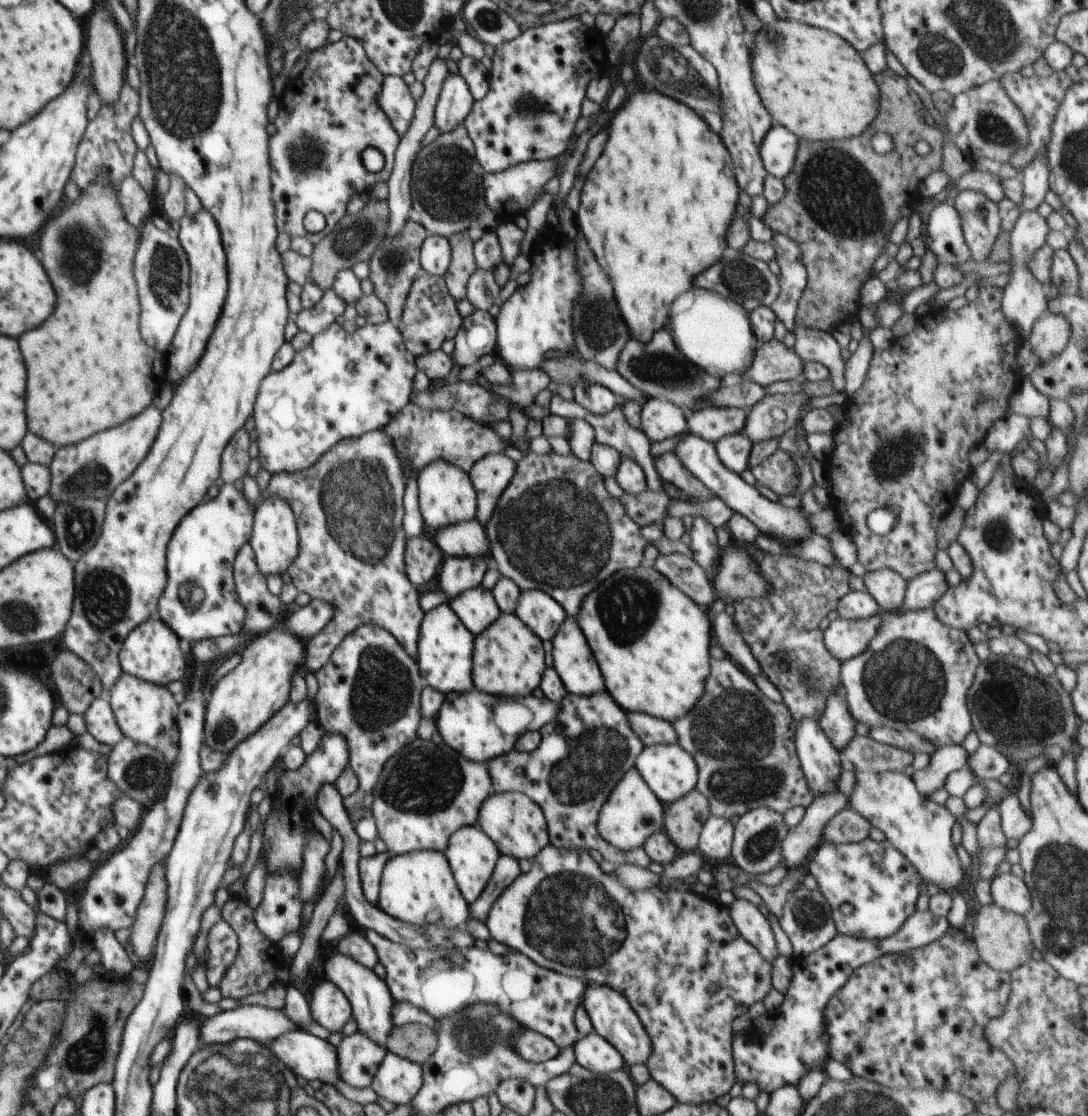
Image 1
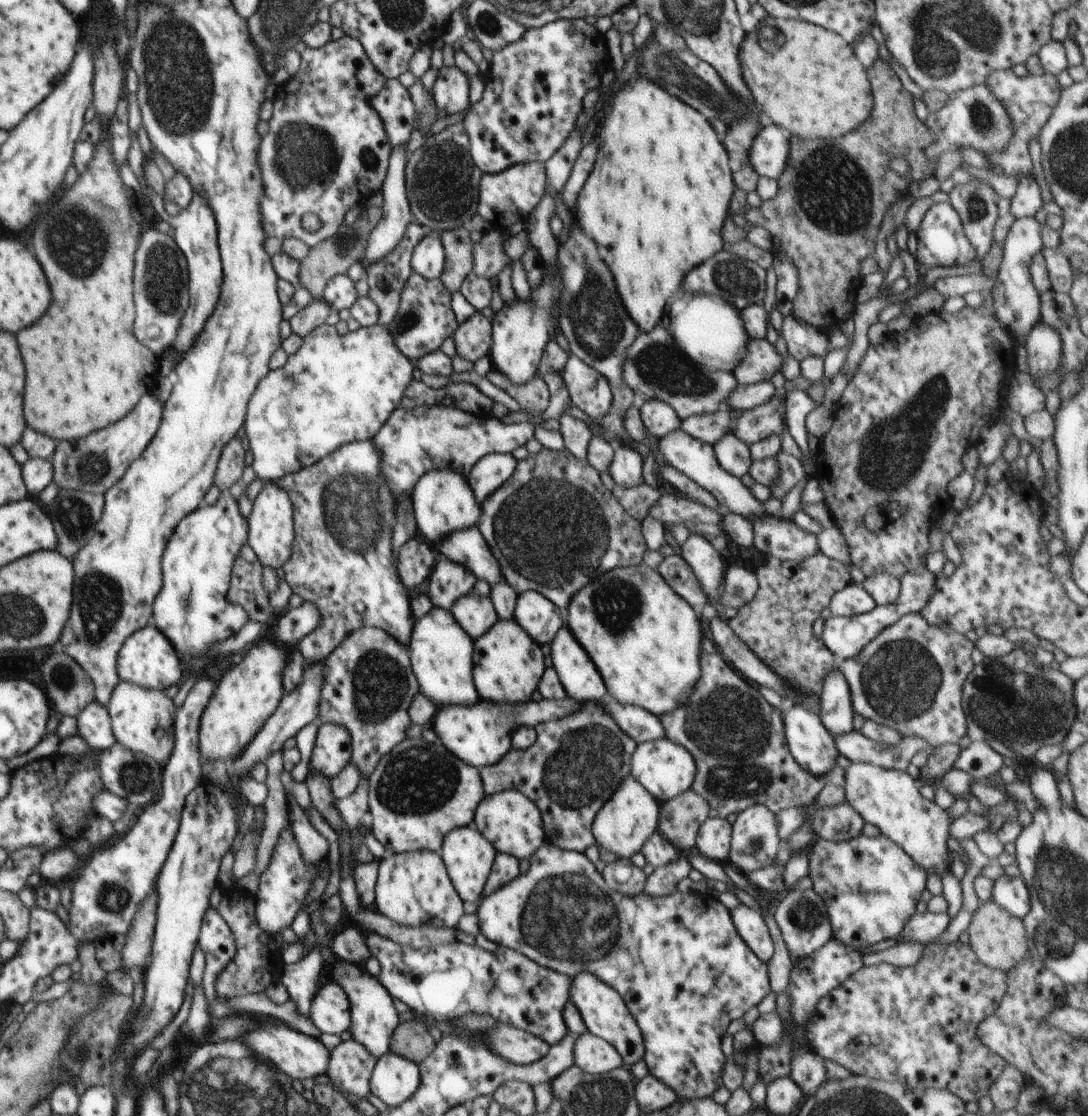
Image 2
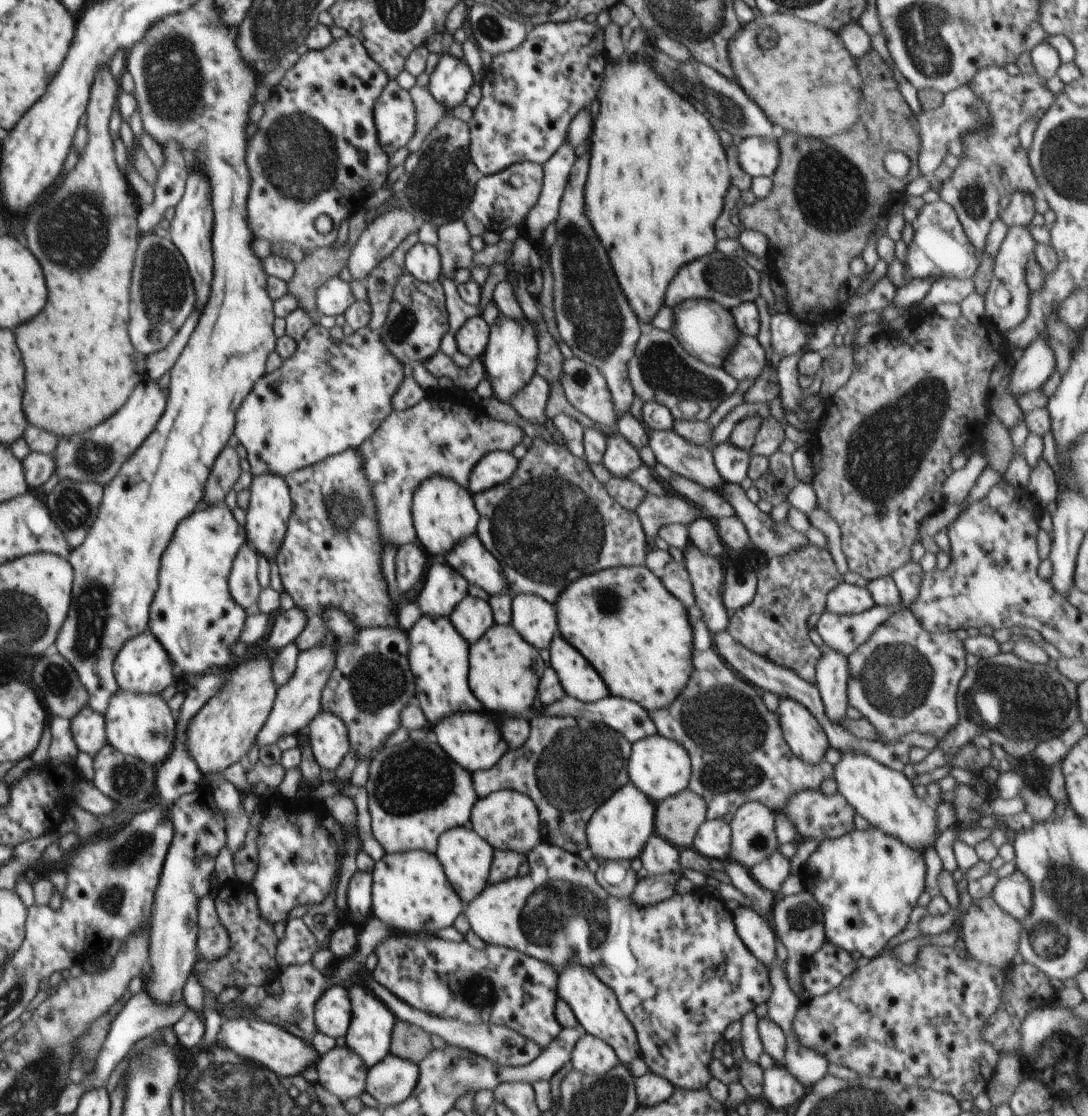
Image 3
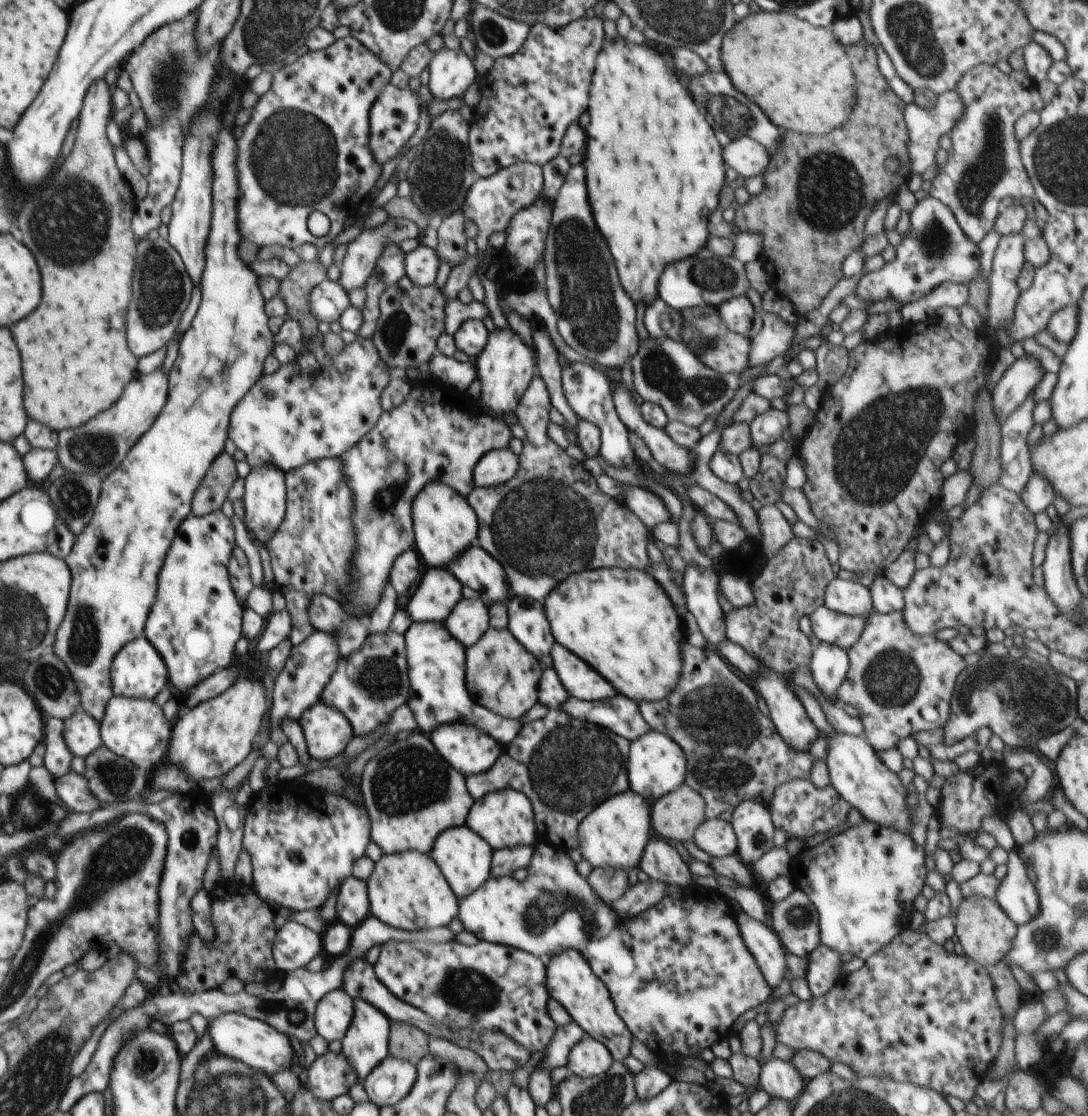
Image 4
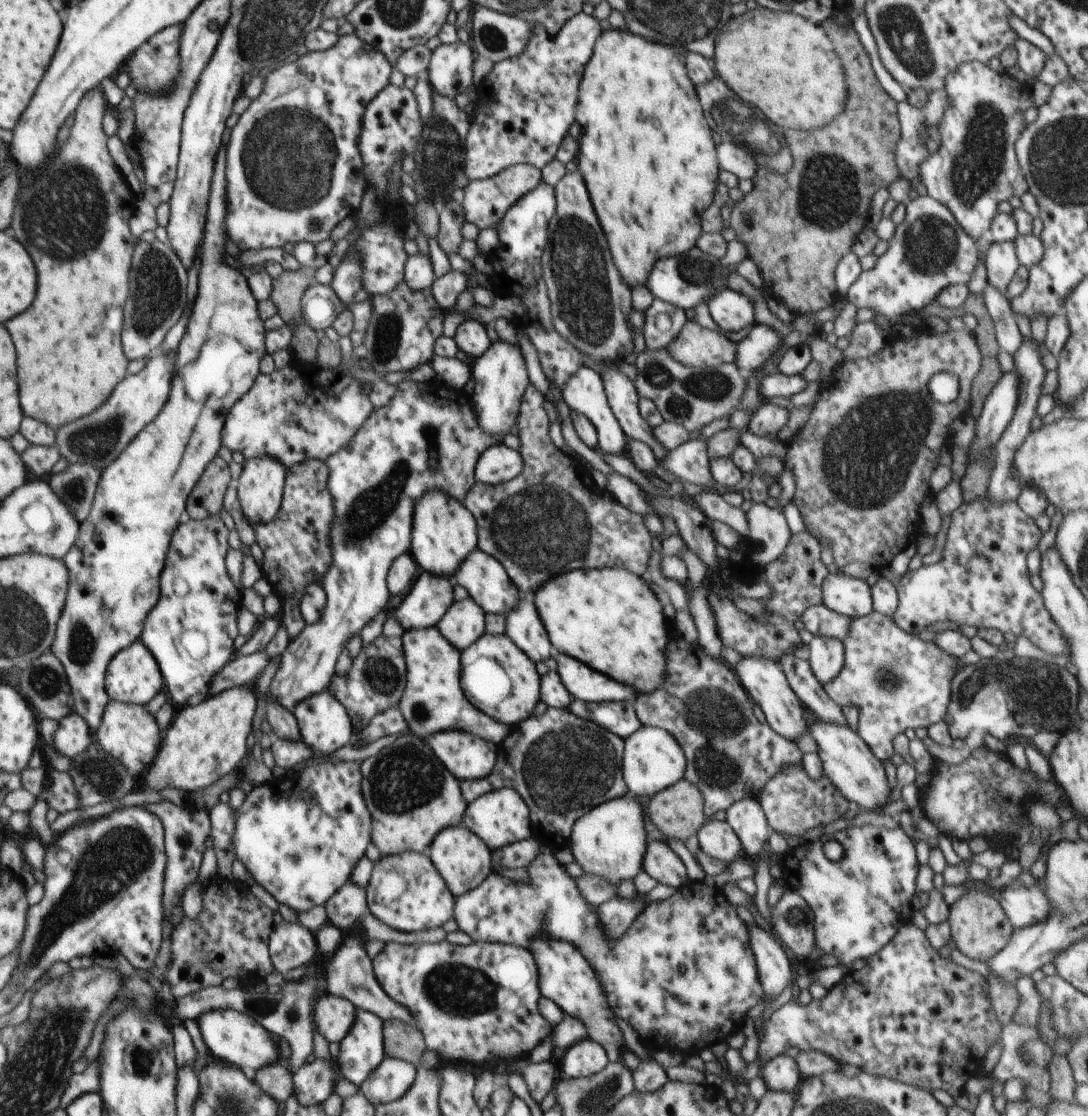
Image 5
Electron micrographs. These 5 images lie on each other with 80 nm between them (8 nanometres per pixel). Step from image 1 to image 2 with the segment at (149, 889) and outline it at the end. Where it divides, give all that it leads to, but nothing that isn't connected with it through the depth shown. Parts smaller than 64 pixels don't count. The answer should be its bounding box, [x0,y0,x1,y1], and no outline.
[121,890,158,972]

